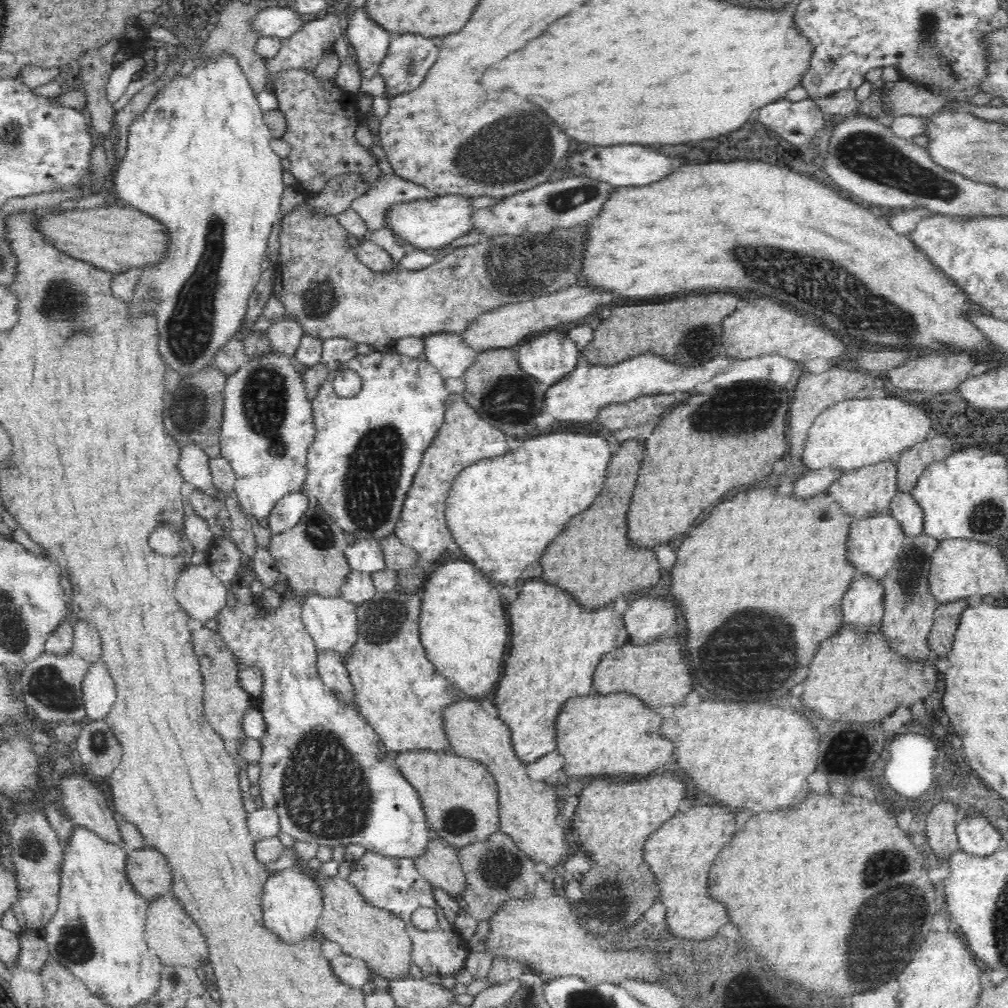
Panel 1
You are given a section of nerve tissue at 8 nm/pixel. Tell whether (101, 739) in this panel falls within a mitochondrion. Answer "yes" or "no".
yes

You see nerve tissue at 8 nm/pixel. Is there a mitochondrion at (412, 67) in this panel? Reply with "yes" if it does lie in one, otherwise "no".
yes

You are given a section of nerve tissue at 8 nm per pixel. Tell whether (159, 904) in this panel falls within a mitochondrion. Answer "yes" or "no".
no

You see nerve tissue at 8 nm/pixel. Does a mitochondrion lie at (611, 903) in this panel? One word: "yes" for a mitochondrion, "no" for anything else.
yes

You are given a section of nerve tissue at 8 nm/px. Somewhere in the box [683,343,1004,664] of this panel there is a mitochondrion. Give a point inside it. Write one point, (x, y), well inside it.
(745, 409)

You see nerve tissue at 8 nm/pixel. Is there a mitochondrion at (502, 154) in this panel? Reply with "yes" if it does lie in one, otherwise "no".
yes

